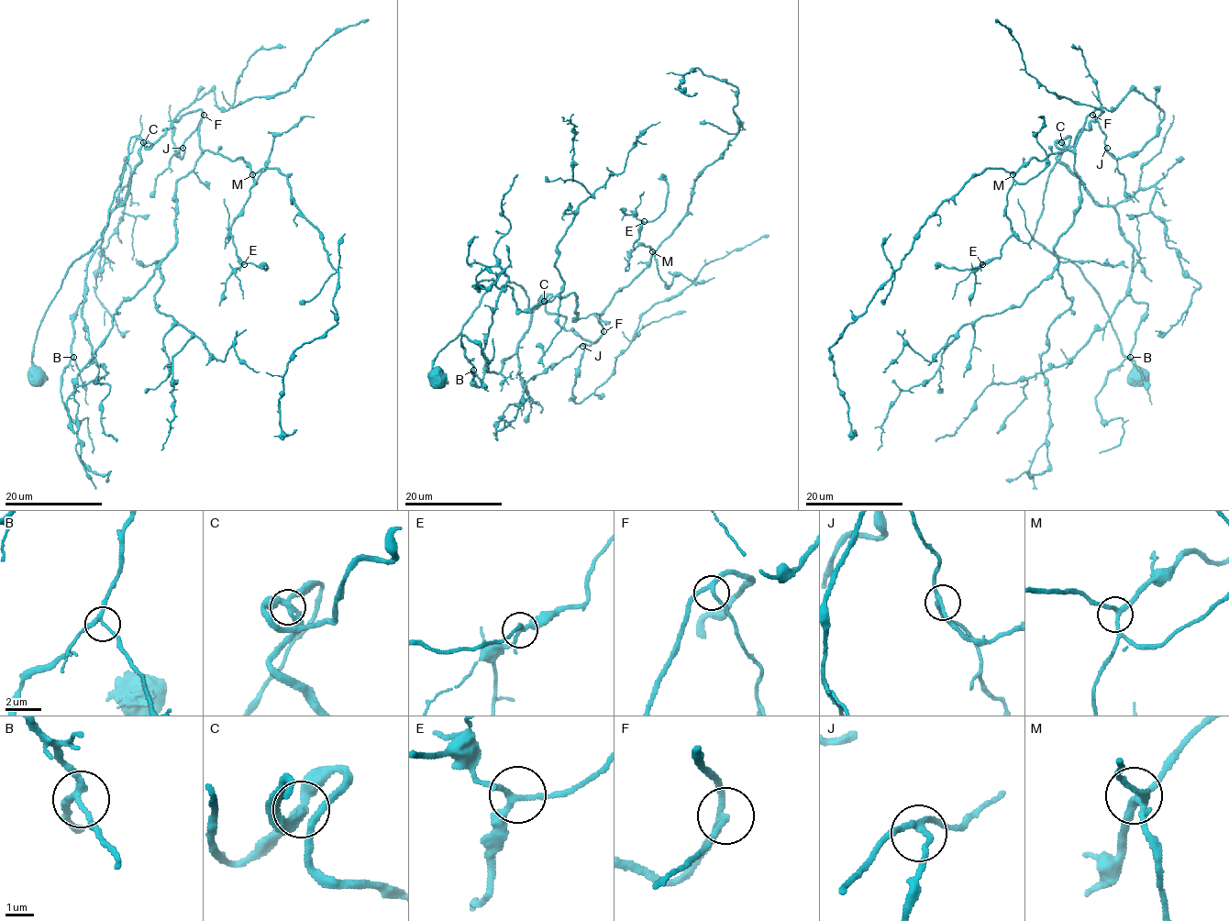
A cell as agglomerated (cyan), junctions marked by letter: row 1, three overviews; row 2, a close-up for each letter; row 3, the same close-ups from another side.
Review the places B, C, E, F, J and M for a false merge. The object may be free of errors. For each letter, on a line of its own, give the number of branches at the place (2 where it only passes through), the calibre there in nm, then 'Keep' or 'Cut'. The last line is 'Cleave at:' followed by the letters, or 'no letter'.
B: Branches: 3. Thickness 200 nm. Keep
C: Branches: 3. Thickness 280 nm. Keep
E: Branches: 3. Thickness 220 nm. Keep
F: Branches: 3. Thickness 200 nm. Keep
J: Branches: 3. Thickness 200 nm. Keep
M: Branches: 3. Thickness 240 nm. Keep
Cleave at: no letter

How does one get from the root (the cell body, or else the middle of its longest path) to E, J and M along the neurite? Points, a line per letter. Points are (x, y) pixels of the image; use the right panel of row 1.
E: (1137, 377), (1082, 271), (1034, 239), (1070, 137), (1056, 141), (1103, 111), (1013, 174), (1012, 236), (982, 264)
J: (1137, 377), (1082, 271), (1034, 239), (1070, 137), (1056, 141), (1072, 147), (1101, 110), (1107, 148)
M: (1137, 377), (1082, 271), (1034, 239), (1070, 137), (1056, 141), (1072, 147), (1103, 111), (1071, 150), (1013, 174)

